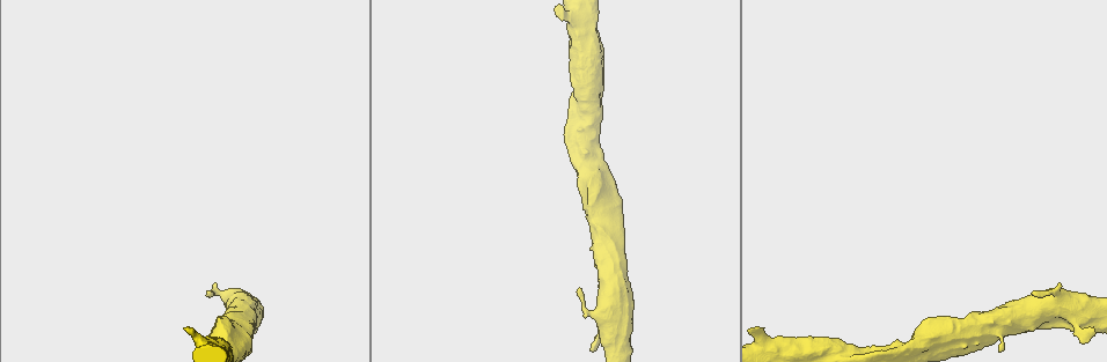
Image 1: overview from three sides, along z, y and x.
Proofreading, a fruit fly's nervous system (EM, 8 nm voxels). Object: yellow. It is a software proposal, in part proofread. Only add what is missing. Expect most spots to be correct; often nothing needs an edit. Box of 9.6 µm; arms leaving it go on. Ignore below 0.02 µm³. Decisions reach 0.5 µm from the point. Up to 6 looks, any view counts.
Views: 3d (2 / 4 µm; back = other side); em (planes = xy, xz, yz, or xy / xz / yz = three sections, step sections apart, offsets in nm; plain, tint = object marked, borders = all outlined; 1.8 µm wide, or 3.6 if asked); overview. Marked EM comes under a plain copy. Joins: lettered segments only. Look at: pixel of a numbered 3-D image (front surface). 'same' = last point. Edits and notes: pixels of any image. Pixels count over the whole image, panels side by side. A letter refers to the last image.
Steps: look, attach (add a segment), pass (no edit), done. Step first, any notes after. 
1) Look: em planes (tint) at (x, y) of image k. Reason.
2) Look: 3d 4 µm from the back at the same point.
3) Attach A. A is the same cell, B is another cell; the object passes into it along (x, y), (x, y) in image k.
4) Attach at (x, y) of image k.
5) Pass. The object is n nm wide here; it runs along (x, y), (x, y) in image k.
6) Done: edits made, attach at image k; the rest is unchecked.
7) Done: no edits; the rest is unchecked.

Look: 3d 4 µm at (600, 204) of image 1. Sudden change in width.

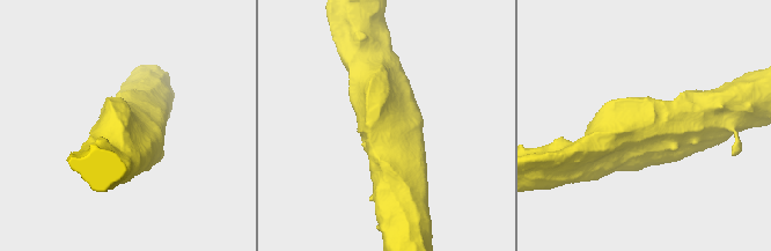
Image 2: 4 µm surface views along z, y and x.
Look: em 3.6 µm planes (borders) at (387, 127) of image 2. Now the EM.

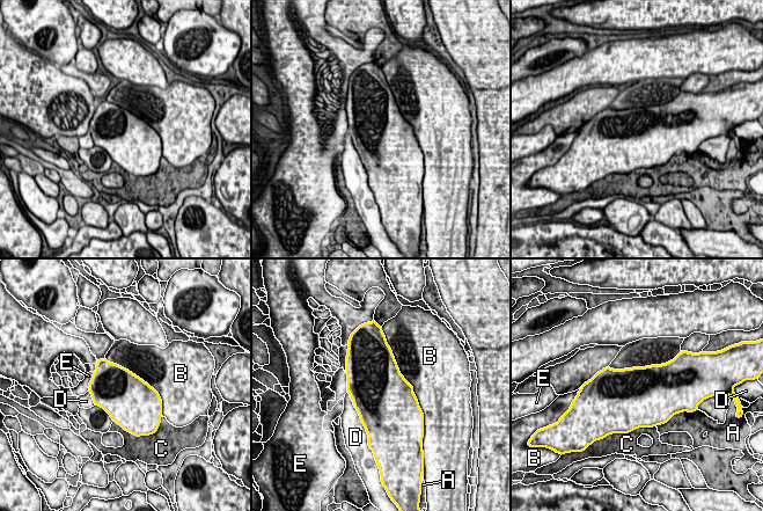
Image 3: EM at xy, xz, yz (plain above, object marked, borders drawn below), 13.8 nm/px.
Pass. The object is 650 nm wide here; A, B, C, D and E are other cells; a border runs along (669, 360), (623, 369), (608, 366) in image 3; none of them fits.

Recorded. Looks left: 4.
Look: em 3.6 µm planes (borders) at (576, 19) of image 1. Calibre changes.

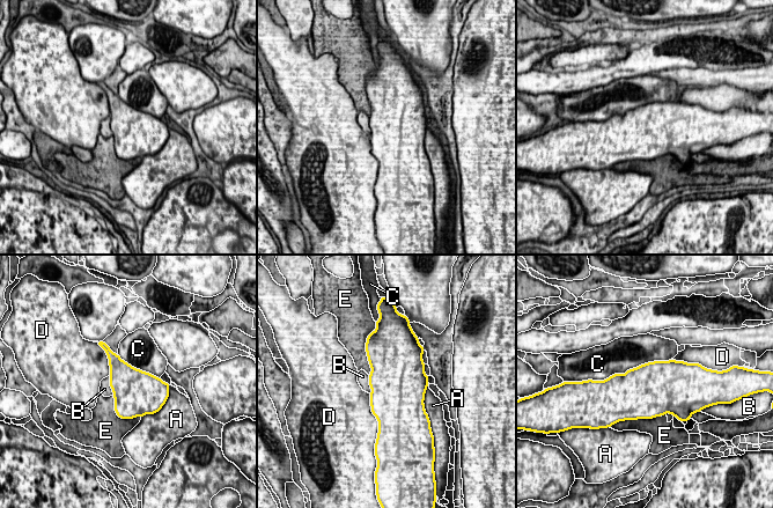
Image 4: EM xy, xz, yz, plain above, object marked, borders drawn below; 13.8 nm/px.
Pass. The longest contact is with C, 950 nm; A, B, C, D and E are other cells; no lettered segment goes on from it.

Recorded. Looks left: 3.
Look: 3d 2 µm at (1035, 295) of image 1. Thin end.

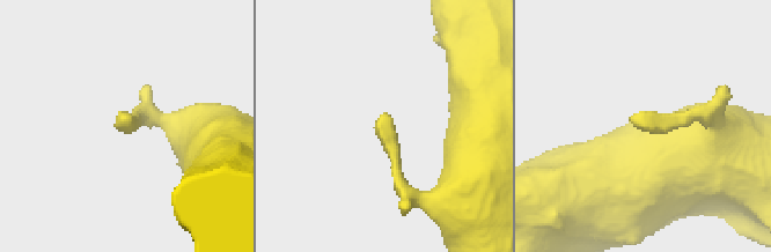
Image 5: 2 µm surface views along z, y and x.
Look: em planes (borders) at (121, 116) of image 5. Shape alone is not enough.

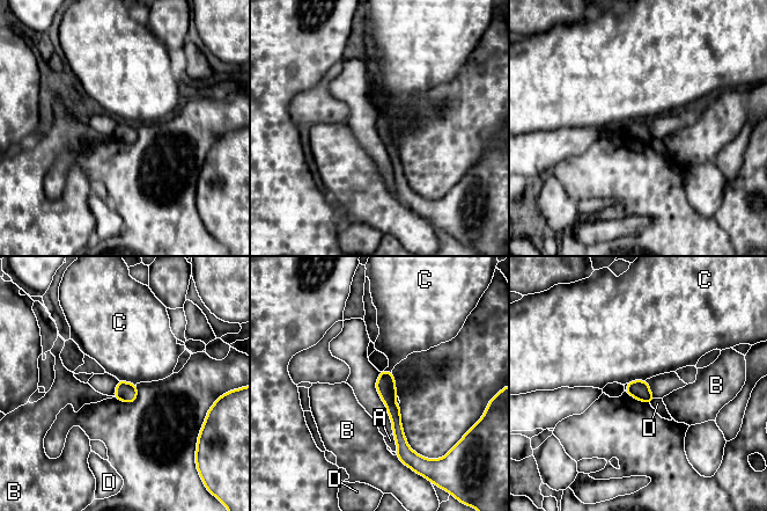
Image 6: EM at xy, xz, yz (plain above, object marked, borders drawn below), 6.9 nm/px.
Pass. The object is 140 nm wide here; A, B, C and D are other cells; it runs along (384, 373), (385, 388), (404, 451) in image 6; no lettered segment goes on from it.

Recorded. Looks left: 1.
Done: no edits; the rest is unchecked.

